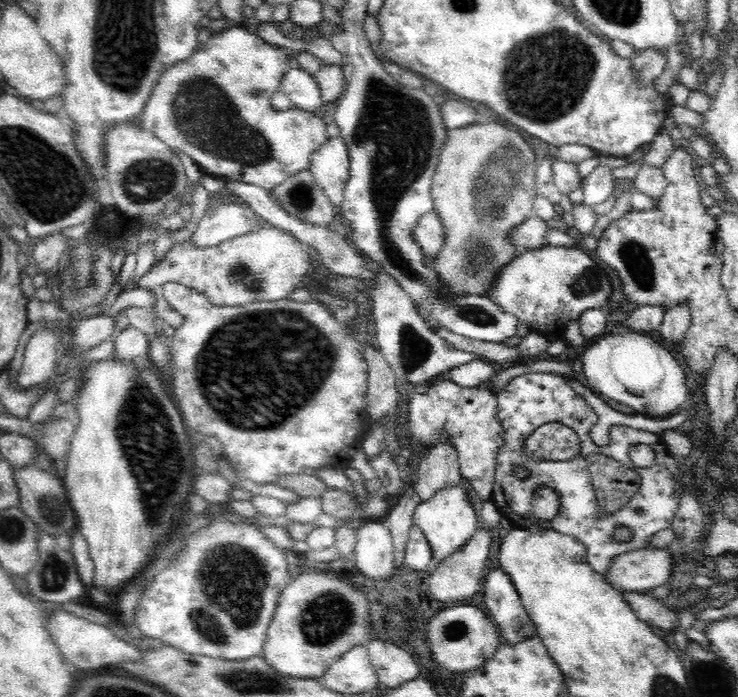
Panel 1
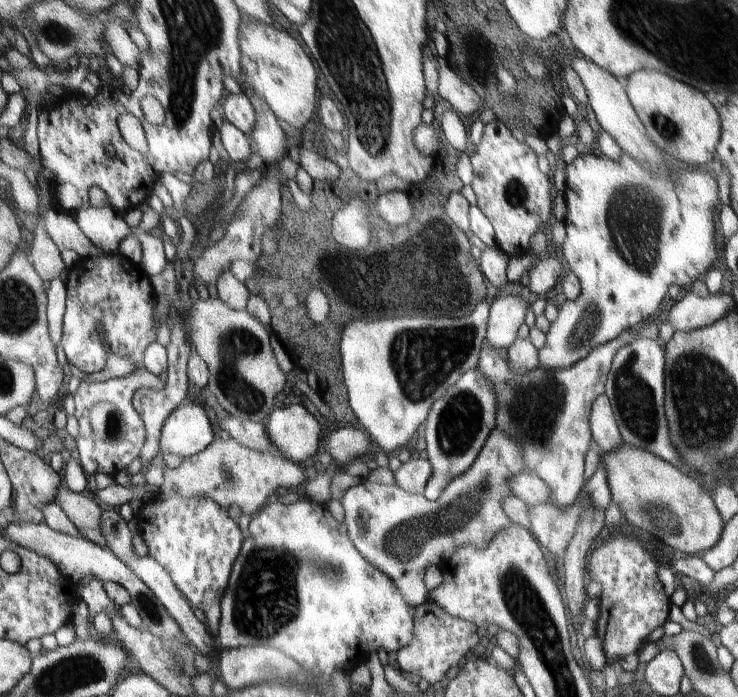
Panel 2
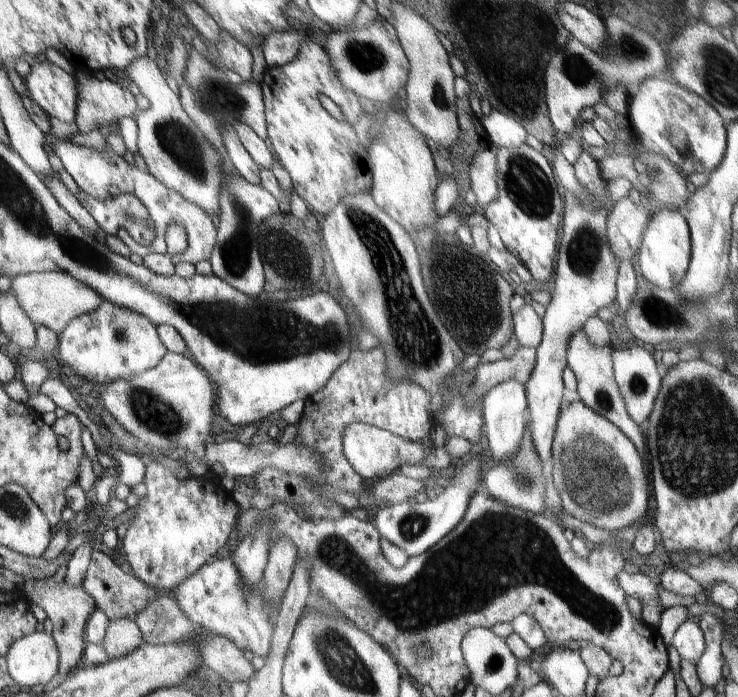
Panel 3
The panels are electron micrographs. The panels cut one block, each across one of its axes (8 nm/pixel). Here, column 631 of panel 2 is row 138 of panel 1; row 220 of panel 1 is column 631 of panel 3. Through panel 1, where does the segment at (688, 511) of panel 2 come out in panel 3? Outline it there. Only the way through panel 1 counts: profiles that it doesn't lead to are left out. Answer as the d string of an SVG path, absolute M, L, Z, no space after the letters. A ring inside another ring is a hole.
M571 396L570 404L559 414L551 446L553 486L561 498L562 512L572 514L584 523L606 531L619 531L632 523L641 522L648 508L650 486L648 476L632 441L609 420L588 408L580 398Z

